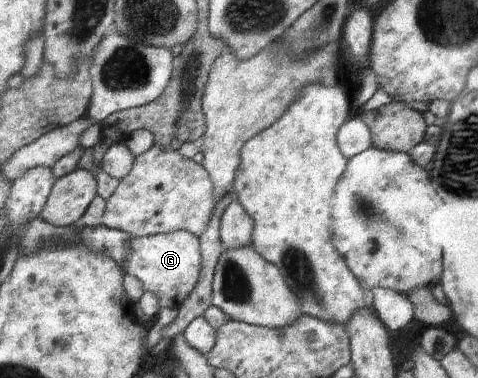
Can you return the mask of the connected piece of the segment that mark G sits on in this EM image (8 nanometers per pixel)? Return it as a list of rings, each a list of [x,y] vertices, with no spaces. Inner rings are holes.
[[[183,229],[172,233],[161,233],[131,239],[131,255],[123,263],[122,269],[136,277],[143,287],[157,297],[160,308],[179,309],[183,301],[195,287],[201,272],[201,253],[199,239]]]

